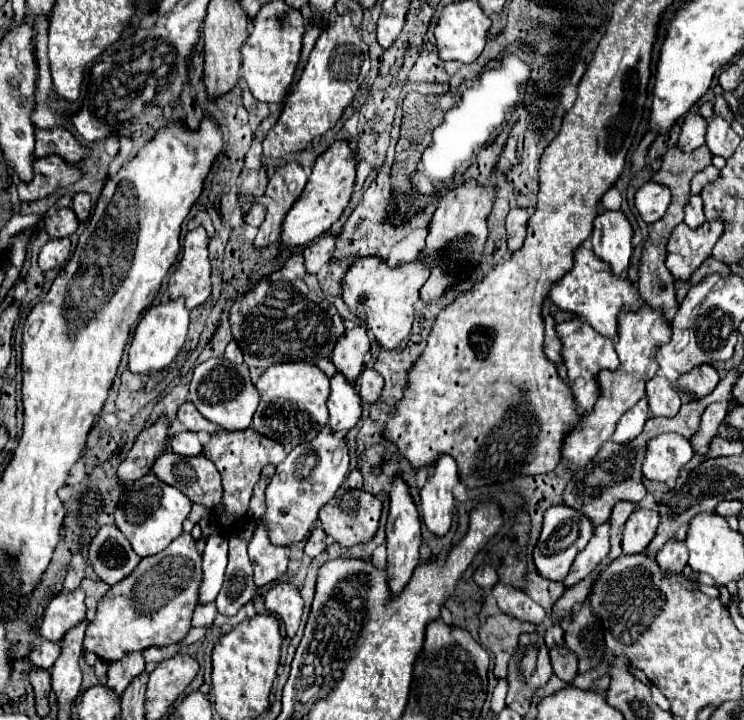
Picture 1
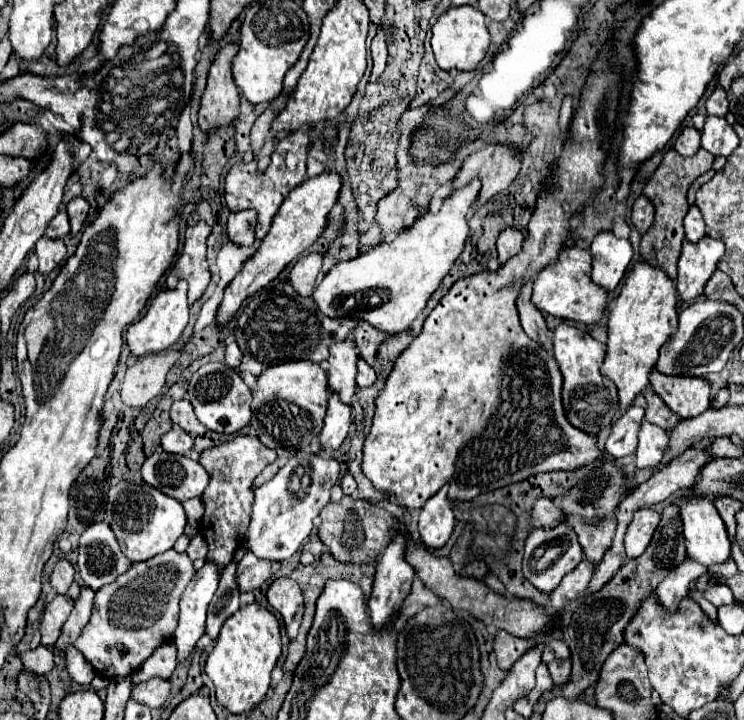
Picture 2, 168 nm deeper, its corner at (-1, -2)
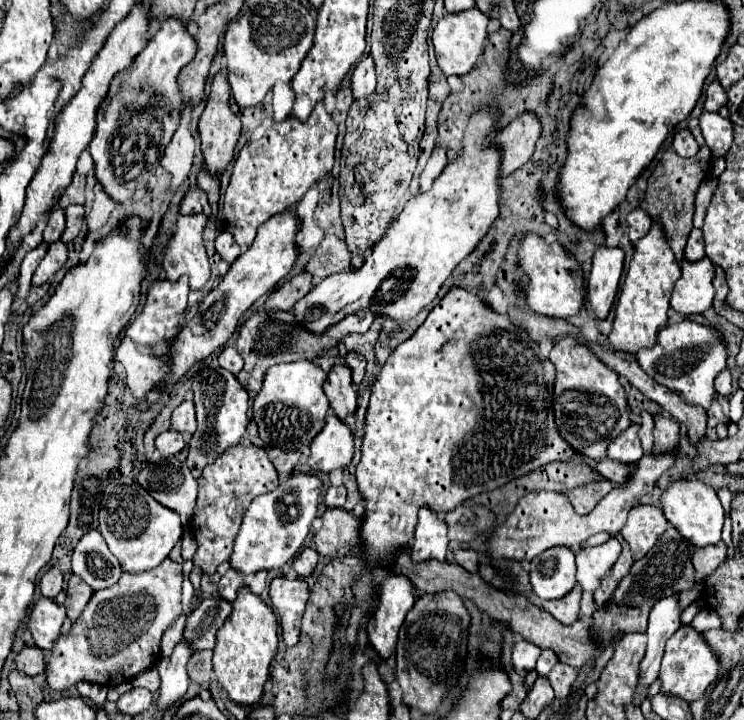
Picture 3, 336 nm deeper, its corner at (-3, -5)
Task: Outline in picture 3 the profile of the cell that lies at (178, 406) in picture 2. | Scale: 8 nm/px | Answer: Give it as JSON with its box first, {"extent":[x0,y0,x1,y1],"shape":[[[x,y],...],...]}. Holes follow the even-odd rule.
{"extent":[171,402,197,434],"shape":[[[183,402],[173,410],[171,428],[181,432],[181,434],[193,434],[195,432],[197,422],[195,422],[195,406],[193,406],[193,402]]]}

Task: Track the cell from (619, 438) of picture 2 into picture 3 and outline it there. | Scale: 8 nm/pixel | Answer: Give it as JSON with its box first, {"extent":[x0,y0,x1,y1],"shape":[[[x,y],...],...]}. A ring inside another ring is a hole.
{"extent":[551,336,643,464],"shape":[[[571,336],[561,338],[551,354],[557,376],[555,376],[555,424],[563,440],[587,460],[603,460],[605,456],[623,464],[635,464],[643,458],[643,448],[637,436],[639,426],[631,424],[627,414],[625,390],[615,372],[611,372],[589,348],[571,340]],[[631,424],[631,426],[629,426]],[[629,426],[629,428],[627,428]],[[627,428],[627,430],[625,430]],[[625,430],[625,432],[623,432]],[[623,432],[623,434],[621,434]],[[619,434],[619,436],[617,436]],[[615,438],[615,440],[611,440]],[[611,442],[611,446],[609,446]],[[609,446],[609,450],[607,450]]]}

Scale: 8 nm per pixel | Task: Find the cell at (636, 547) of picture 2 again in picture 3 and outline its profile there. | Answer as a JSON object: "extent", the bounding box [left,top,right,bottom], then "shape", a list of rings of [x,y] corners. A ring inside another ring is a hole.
{"extent":[621,504,669,560],"shape":[[[639,504],[629,510],[629,518],[621,534],[629,542],[633,558],[639,560],[655,546],[655,542],[667,530],[667,526],[669,522],[665,520],[661,508]]]}

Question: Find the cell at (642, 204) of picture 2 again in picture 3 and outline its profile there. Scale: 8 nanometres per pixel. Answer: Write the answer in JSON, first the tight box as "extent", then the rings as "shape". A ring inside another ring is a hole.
{"extent":[627,208,651,244],"shape":[[[635,208],[633,212],[627,214],[627,230],[629,230],[629,240],[635,244],[639,238],[643,238],[651,228],[651,218],[645,210]]]}

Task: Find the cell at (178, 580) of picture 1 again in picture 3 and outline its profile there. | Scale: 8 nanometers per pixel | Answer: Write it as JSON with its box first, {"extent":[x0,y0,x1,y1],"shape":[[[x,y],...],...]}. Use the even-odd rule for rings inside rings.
{"extent":[47,558,181,692],"shape":[[[165,558],[149,572],[121,574],[117,584],[93,592],[83,614],[67,634],[59,634],[53,650],[47,654],[47,686],[55,692],[63,692],[77,682],[113,688],[153,668],[161,658],[159,644],[165,628],[181,614],[181,582],[181,564]]]}

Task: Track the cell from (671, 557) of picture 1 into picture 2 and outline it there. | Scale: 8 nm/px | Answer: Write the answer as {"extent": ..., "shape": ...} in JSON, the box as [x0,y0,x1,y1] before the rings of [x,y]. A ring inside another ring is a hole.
{"extent":[657,559,707,609],"shape":[[[685,559],[685,563],[679,563],[673,571],[669,571],[669,575],[659,583],[657,587],[657,597],[659,601],[669,609],[677,609],[679,601],[683,597],[687,597],[689,593],[689,583],[697,579],[697,575],[703,575],[707,573],[705,567],[697,567],[695,561],[689,561]]]}

